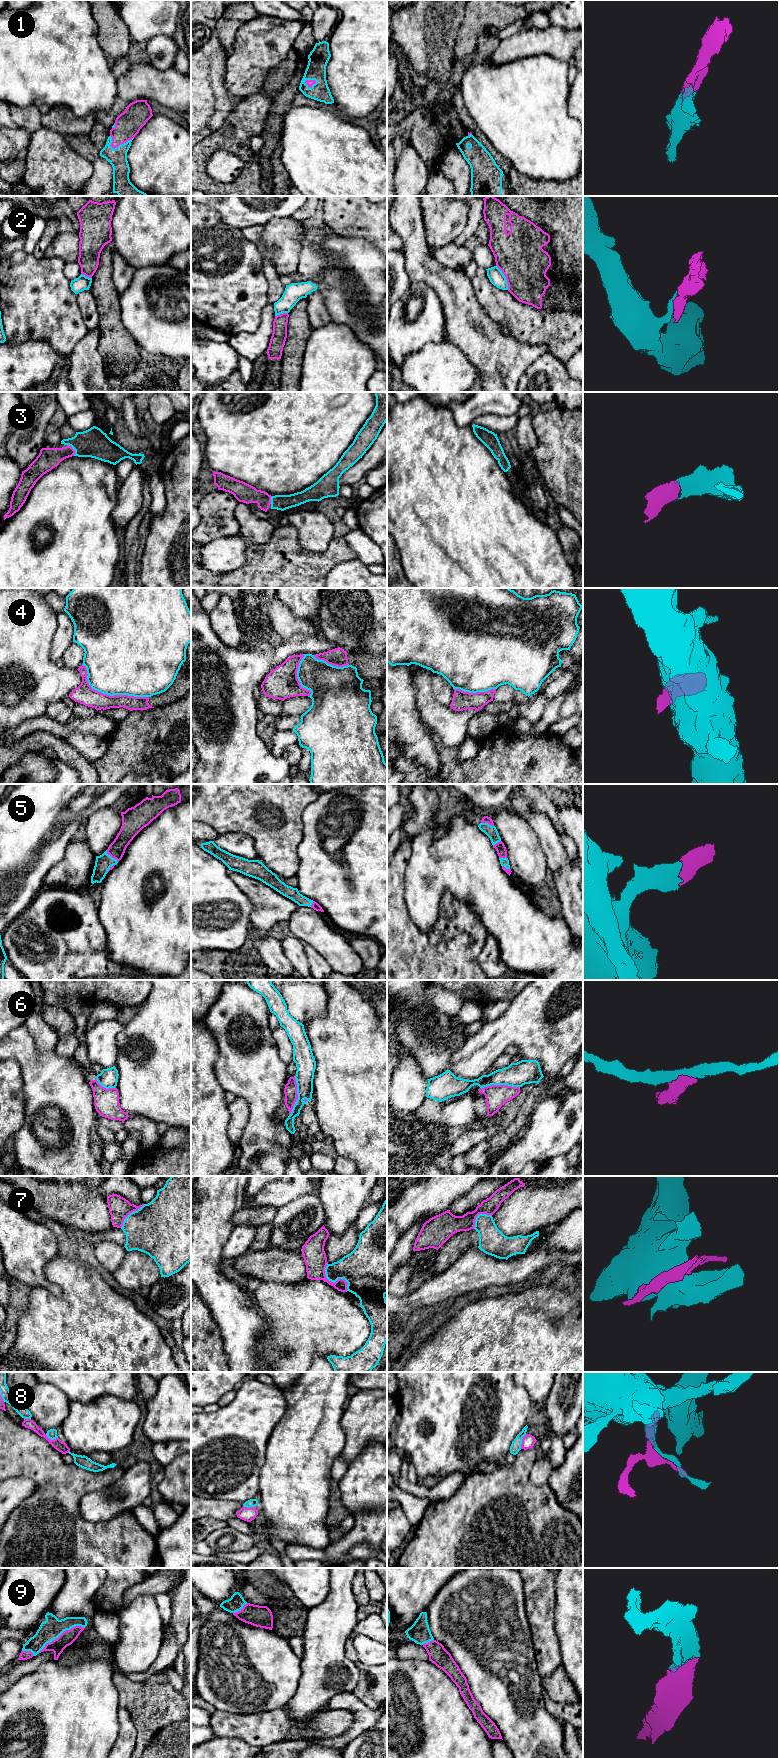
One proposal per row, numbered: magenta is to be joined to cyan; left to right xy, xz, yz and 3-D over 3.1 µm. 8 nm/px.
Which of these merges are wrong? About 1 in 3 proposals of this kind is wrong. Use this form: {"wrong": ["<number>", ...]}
{"wrong": ["2", "4", "6", "7", "8"]}

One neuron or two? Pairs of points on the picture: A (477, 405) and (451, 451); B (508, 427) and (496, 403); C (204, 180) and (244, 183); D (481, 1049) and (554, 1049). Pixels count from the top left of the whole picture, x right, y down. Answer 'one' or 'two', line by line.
A: two
B: two
C: one
D: one

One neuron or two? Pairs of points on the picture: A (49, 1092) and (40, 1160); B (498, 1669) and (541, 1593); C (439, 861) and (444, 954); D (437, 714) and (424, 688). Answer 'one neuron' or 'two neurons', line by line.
A: one neuron
B: two neurons
C: two neurons
D: one neuron

